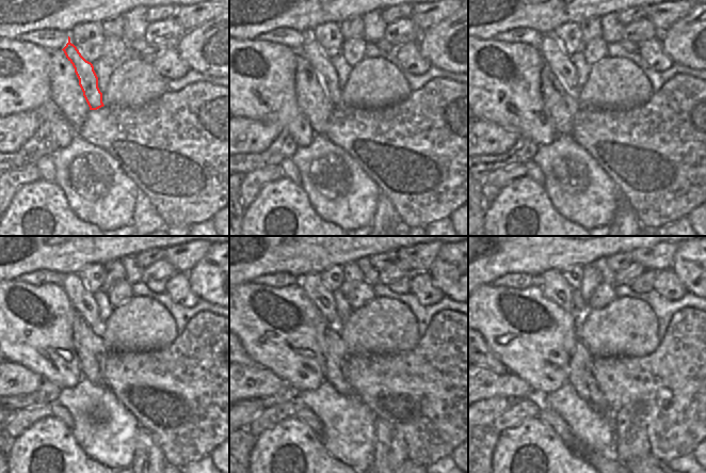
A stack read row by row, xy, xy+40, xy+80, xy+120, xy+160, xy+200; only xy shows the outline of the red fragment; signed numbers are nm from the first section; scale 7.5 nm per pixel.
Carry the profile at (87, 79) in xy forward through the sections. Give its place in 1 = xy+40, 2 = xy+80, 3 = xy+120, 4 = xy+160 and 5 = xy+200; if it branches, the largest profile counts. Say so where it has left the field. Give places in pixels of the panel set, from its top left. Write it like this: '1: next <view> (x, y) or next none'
1: next xy+40 (310, 50)
2: next xy+80 (554, 56)
3: next xy+120 (81, 299)
4: next xy+160 (313, 285)
5: next xy+200 (551, 283)

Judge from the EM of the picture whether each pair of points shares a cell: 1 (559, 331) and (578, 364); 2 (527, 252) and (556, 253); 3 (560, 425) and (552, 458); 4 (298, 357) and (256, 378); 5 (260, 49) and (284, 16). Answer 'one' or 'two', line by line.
1: two
2: one
3: two
4: two
5: two

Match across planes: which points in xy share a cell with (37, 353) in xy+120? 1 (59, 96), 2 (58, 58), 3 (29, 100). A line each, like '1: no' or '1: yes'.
1: no
2: no
3: yes

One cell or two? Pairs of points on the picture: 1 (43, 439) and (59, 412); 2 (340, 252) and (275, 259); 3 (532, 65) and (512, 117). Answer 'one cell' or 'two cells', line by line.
1: two cells
2: one cell
3: one cell

